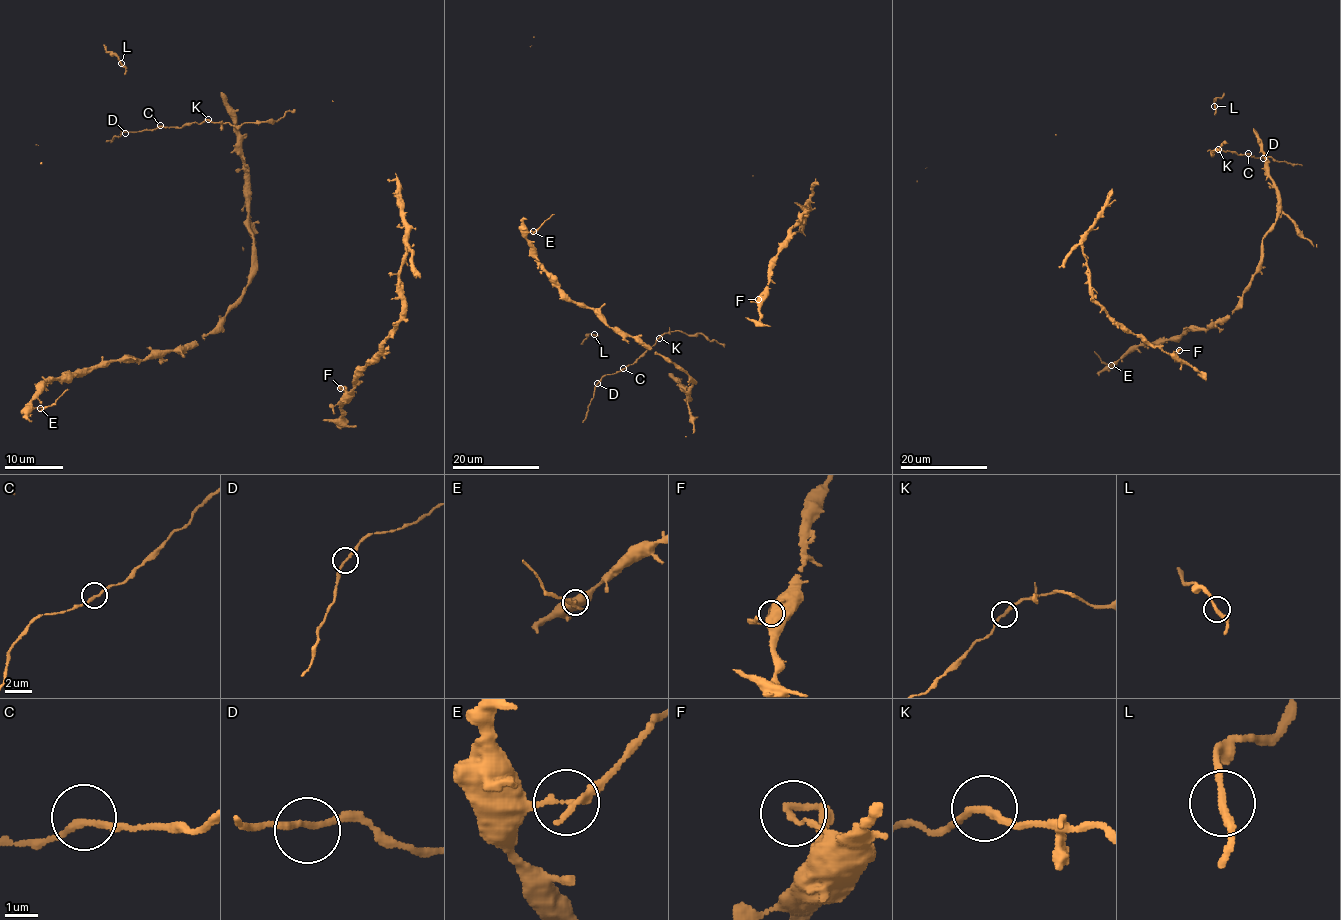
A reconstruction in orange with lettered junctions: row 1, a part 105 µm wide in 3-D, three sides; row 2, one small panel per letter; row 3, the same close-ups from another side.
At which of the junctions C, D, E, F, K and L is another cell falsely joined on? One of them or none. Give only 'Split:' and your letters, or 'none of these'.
Split: E

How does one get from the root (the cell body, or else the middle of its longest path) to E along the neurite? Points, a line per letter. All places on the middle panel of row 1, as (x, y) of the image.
E: (651, 348), (620, 336), (590, 308), (578, 306), (537, 259), (536, 248), (526, 238), (533, 231)

